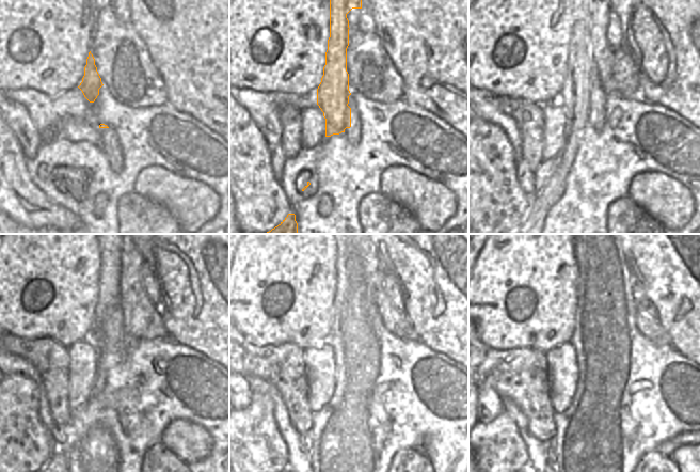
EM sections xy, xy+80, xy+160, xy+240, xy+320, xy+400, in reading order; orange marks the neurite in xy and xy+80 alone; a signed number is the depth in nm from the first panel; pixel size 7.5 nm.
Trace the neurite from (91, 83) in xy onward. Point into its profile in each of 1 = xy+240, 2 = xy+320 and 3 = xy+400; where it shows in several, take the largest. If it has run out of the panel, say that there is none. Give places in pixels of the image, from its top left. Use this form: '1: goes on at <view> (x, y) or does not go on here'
1: goes on at xy+240 (109, 293)
2: does not go on here
3: does not go on here

